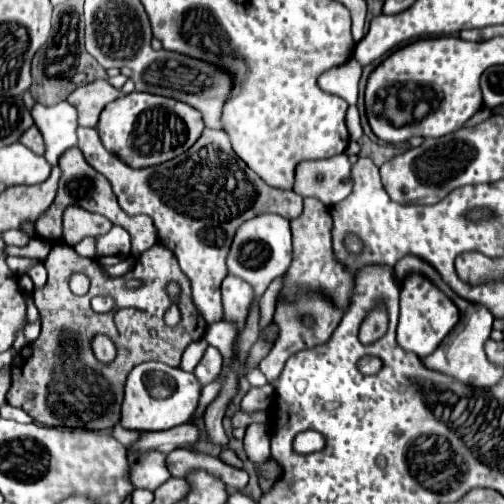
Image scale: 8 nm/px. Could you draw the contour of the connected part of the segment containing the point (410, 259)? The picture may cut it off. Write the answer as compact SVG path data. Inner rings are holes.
M405 256L395 264L395 276L399 280L403 280L407 274L413 274L413 272L431 278L433 284L445 284L445 282L441 282L439 272L431 264L425 264L425 260L417 260L417 256Z

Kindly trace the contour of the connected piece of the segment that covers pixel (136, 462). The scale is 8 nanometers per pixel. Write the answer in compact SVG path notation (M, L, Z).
M131 452L129 466L131 466L131 480L135 488L157 490L163 482L171 478L165 466L163 452Z

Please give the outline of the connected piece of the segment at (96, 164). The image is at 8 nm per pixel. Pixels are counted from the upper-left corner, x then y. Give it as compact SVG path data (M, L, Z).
M77 128L77 140L87 164L109 180L119 206L127 214L147 214L153 218L159 242L177 256L181 270L191 280L193 302L209 322L221 320L223 314L219 288L221 280L227 276L225 258L237 226L269 210L287 220L293 220L303 212L301 196L293 190L269 188L241 158L237 158L223 130L203 130L189 152L183 152L165 164L141 170L133 170L117 156L109 154L101 146L95 128Z

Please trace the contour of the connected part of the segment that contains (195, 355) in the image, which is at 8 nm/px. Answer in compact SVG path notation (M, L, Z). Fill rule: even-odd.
M199 340L199 342L189 344L189 348L185 348L185 352L183 352L179 368L183 368L185 372L193 372L193 368L199 364L199 360L201 360L207 346L209 346L207 340Z

